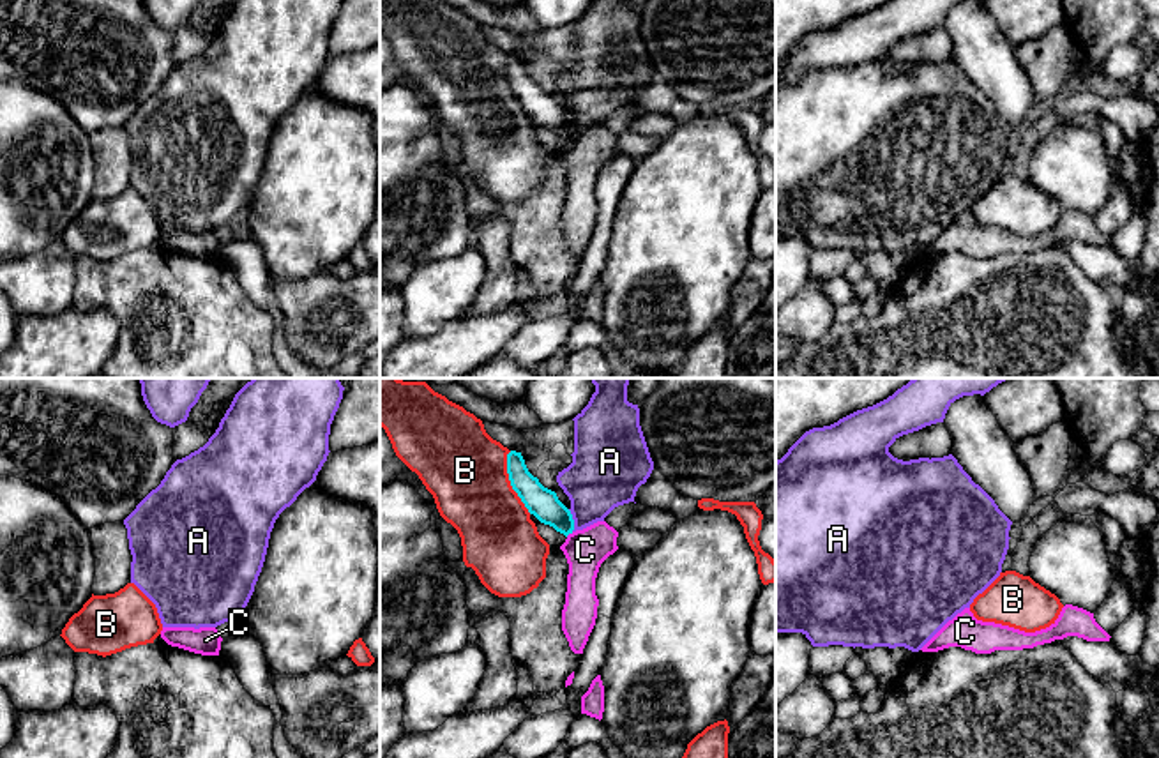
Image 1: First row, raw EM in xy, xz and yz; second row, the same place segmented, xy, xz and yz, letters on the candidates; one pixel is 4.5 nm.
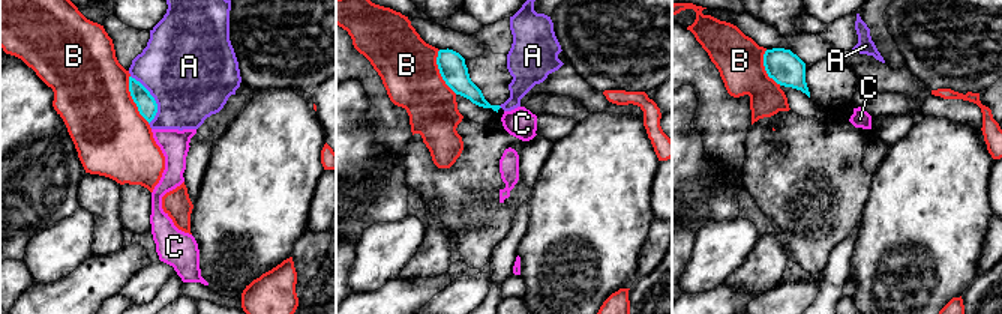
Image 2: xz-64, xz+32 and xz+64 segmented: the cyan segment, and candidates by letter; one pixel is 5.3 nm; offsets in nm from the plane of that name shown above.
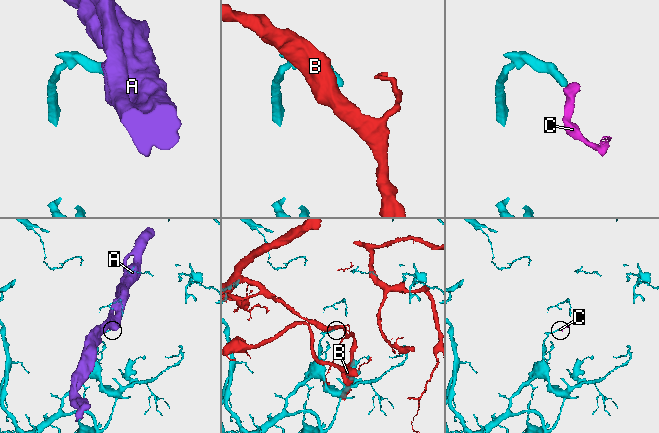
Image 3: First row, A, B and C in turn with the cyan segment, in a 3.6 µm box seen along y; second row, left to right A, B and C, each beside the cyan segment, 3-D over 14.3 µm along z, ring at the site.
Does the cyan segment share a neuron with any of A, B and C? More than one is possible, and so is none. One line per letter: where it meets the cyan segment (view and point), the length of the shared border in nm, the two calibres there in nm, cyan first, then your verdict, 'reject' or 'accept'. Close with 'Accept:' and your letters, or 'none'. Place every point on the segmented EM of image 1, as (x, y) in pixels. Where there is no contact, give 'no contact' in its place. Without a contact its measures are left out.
A: meets cyan in xz at (573, 520); contact 110 nm long; 140 nm thick on the cyan side, 300 nm on the other; reject
B: meets cyan in xz at (511, 483); contact 300 nm long; 140 nm thick on the cyan side, 380 nm on the other; reject
C: meets cyan in xz at (569, 532); contact 40 nm long; 140 nm thick on the cyan side, 190 nm on the other; reject
Accept: none

